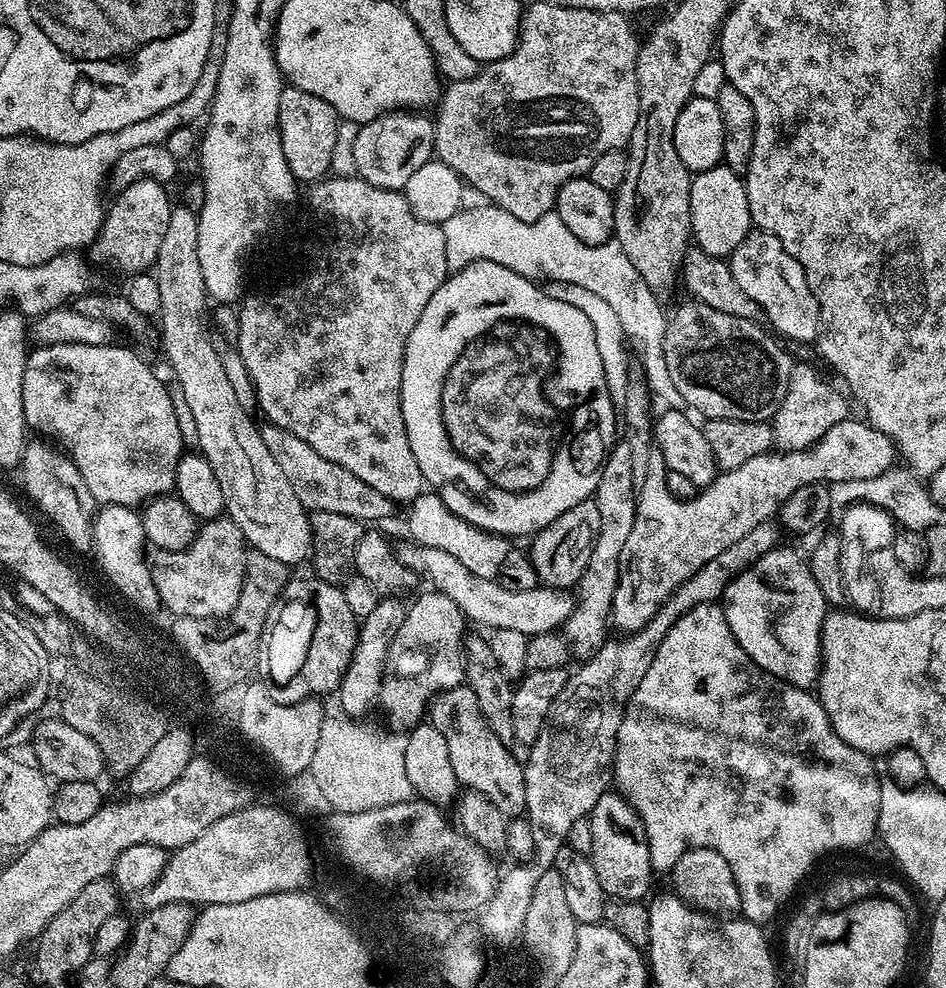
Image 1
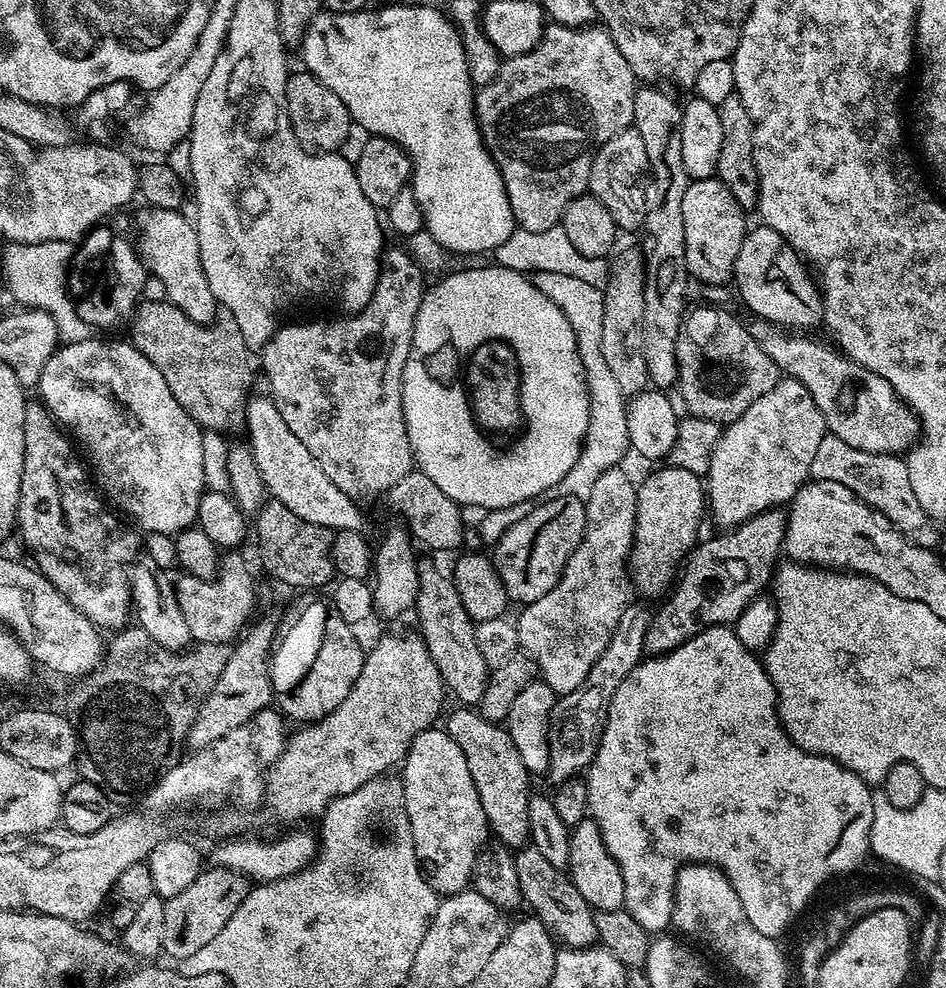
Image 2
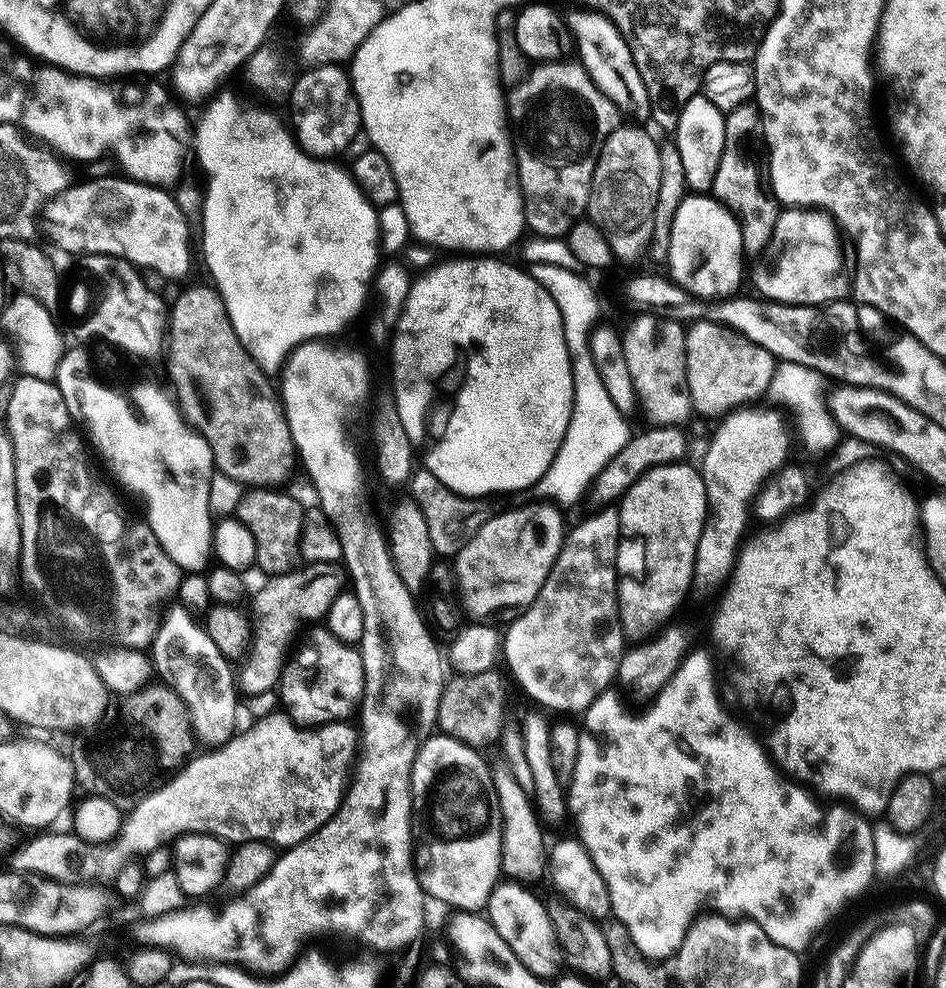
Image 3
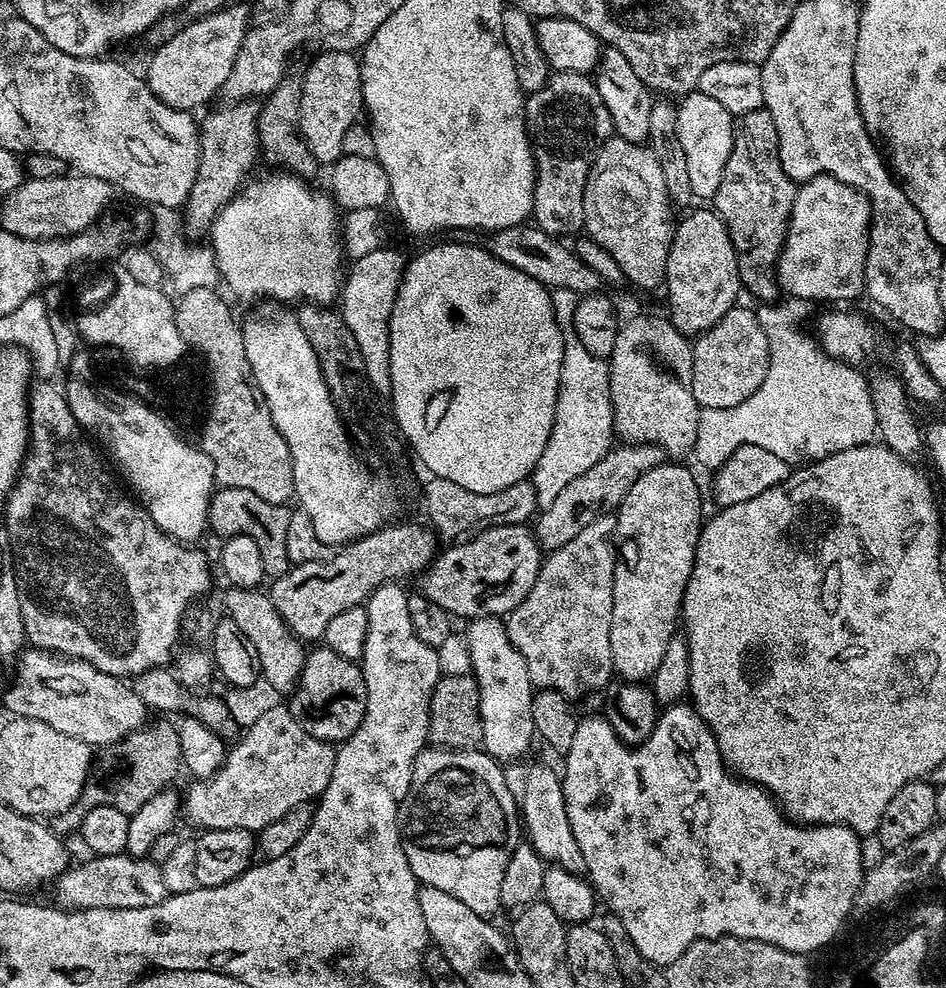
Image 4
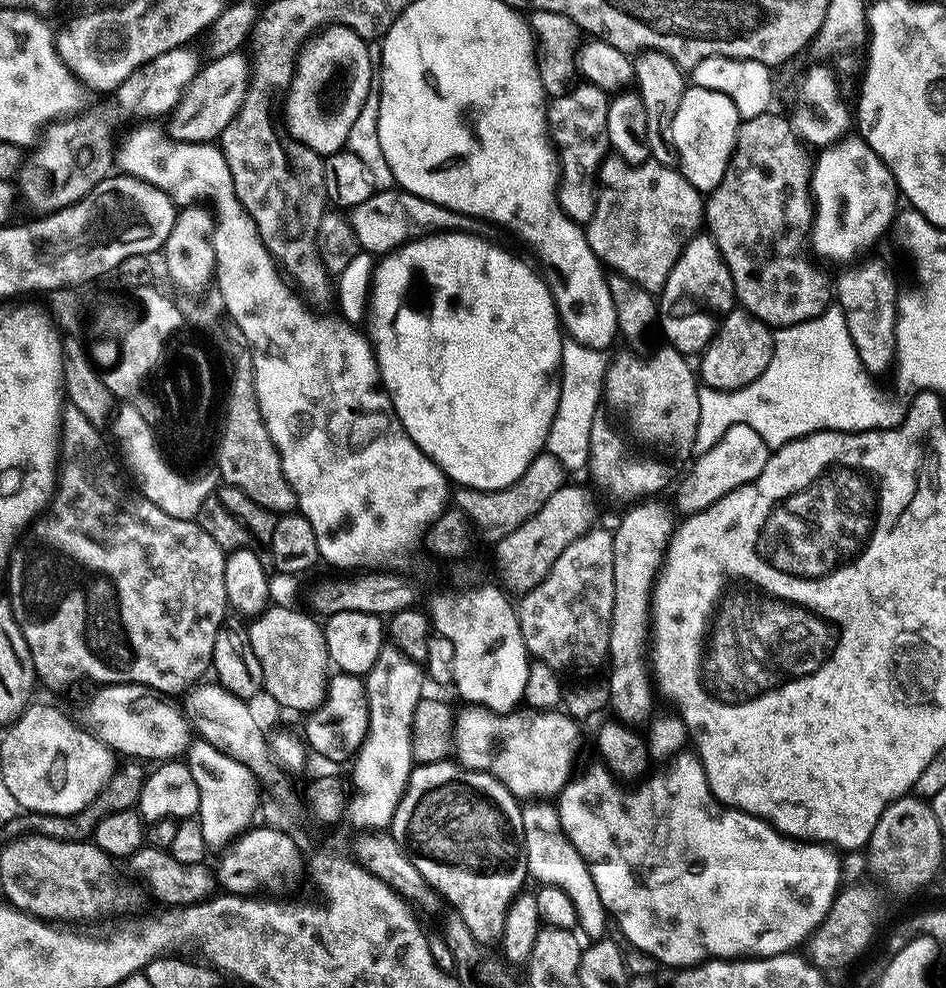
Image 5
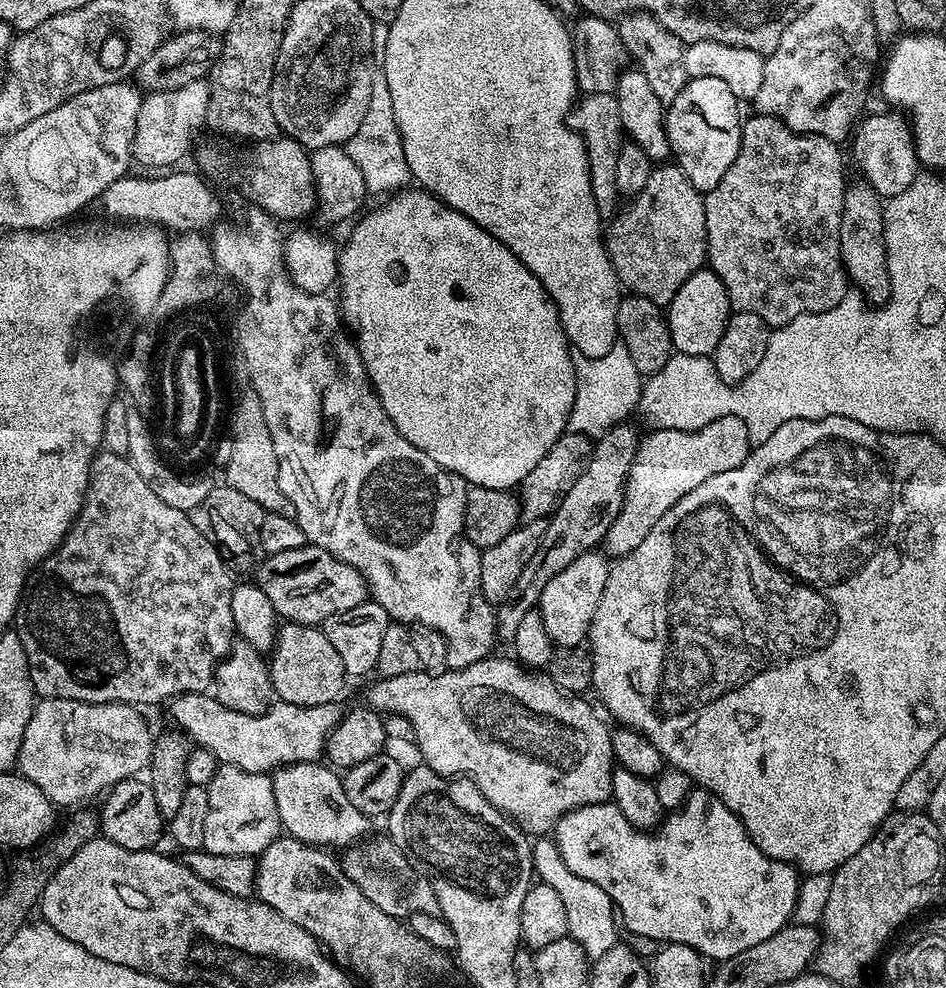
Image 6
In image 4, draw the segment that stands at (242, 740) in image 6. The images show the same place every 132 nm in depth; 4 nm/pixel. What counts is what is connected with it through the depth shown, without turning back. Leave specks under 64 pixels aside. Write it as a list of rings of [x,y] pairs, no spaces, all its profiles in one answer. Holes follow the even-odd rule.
[[[29,647],[20,653],[16,666],[16,681],[4,692],[4,704],[12,711],[13,717],[25,716],[46,722],[54,726],[54,730],[62,730],[62,734],[70,734],[70,738],[78,738],[90,746],[107,746],[125,740],[131,732],[145,727],[149,719],[147,716],[150,716],[150,709],[144,705],[142,698],[138,698],[131,683],[119,676],[106,674],[81,660],[69,660],[66,656]]]

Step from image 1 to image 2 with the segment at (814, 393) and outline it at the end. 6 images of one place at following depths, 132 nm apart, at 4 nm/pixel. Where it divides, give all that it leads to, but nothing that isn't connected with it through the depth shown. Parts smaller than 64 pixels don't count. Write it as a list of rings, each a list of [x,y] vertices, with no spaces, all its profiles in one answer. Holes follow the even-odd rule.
[[[780,379],[770,394],[762,394],[762,398],[758,398],[758,402],[754,402],[746,414],[742,414],[721,431],[720,440],[712,451],[706,477],[706,504],[710,516],[721,524],[721,529],[731,530],[771,508],[787,505],[809,479],[814,454],[825,433],[822,410],[818,410],[814,404],[810,390],[806,390],[806,386],[797,380]]]

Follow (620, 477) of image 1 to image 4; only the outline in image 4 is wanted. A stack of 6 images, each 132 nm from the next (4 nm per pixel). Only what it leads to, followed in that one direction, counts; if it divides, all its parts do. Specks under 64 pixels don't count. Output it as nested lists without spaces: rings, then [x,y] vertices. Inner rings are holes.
[[[615,515],[590,522],[566,546],[543,557],[530,594],[508,613],[510,642],[526,658],[526,670],[537,689],[558,690],[558,694],[577,698],[587,692],[599,693],[613,679],[610,616],[618,563],[615,536]]]

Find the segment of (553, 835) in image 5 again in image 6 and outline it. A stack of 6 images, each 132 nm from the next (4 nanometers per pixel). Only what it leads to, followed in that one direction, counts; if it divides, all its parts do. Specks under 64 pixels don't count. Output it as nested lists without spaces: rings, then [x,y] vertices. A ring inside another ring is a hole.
[[[536,838],[532,845],[532,871],[538,877],[539,883],[554,886],[554,891],[562,897],[566,909],[566,926],[568,935],[588,956],[589,961],[602,958],[606,950],[610,950],[618,942],[616,924],[618,928],[618,913],[606,890],[602,886],[594,886],[594,882],[586,882],[586,878],[578,878],[566,862],[562,862],[562,854],[558,850],[555,839]]]

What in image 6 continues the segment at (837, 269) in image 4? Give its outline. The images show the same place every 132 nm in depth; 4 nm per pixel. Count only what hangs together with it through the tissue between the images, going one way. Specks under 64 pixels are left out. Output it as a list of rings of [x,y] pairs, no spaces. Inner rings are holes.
[[[887,111],[881,116],[865,115],[855,125],[854,135],[850,140],[852,156],[864,175],[861,177],[881,198],[902,194],[902,190],[906,190],[906,186],[916,180],[922,168],[920,159],[916,156],[916,144],[912,141],[911,123],[899,111]]]

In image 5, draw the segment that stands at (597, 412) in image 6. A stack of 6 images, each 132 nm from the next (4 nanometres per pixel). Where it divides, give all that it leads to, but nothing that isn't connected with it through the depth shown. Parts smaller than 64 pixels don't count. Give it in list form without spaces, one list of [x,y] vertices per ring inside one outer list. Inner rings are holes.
[[[565,339],[560,359],[560,397],[550,434],[544,443],[551,456],[558,458],[569,473],[587,469],[588,447],[590,446],[590,426],[594,414],[602,407],[604,379],[608,374],[610,356],[607,351],[598,348],[587,348],[576,340]]]

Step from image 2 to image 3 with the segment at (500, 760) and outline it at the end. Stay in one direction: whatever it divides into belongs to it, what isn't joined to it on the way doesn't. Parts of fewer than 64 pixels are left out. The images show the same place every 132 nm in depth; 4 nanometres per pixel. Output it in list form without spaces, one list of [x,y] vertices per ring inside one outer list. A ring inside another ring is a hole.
[[[499,762],[491,765],[494,794],[498,798],[500,811],[500,830],[502,832],[502,850],[500,851],[500,870],[505,877],[519,880],[531,885],[532,880],[543,877],[546,872],[546,843],[544,844],[544,828],[533,797],[522,786],[518,786],[518,778],[514,778],[507,763]]]

